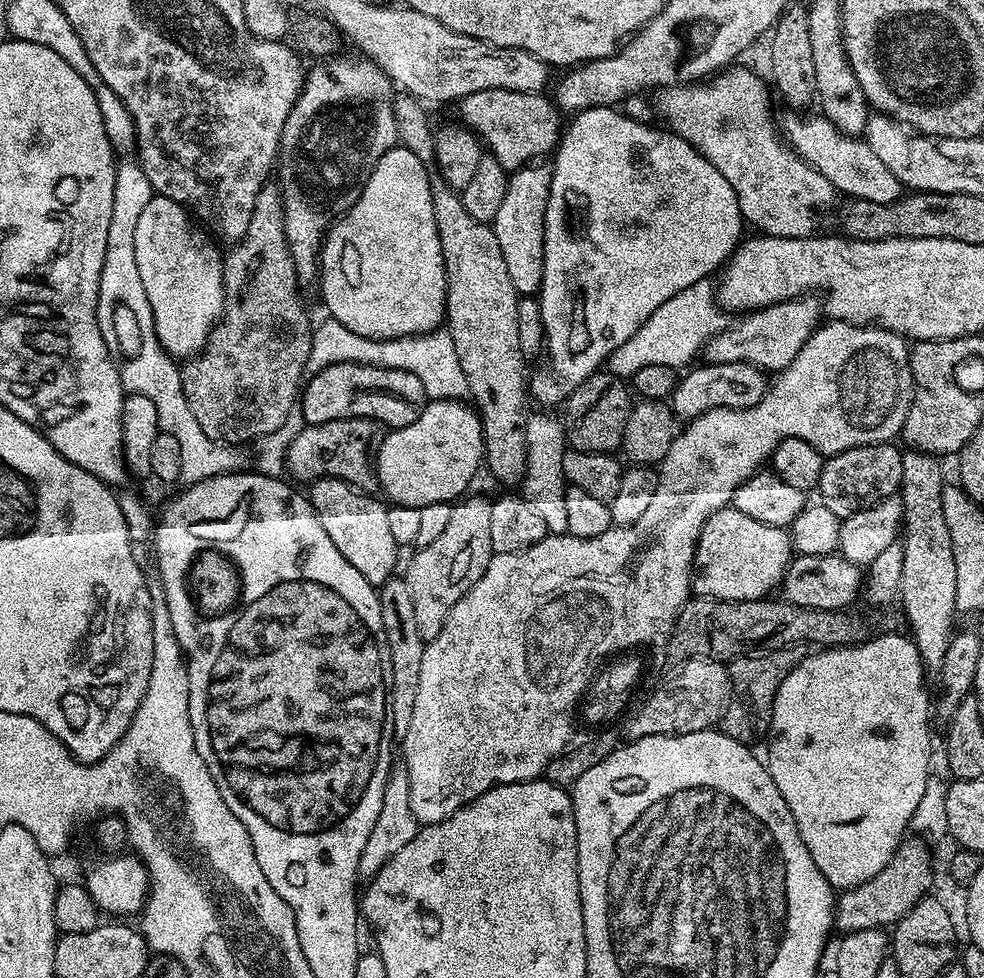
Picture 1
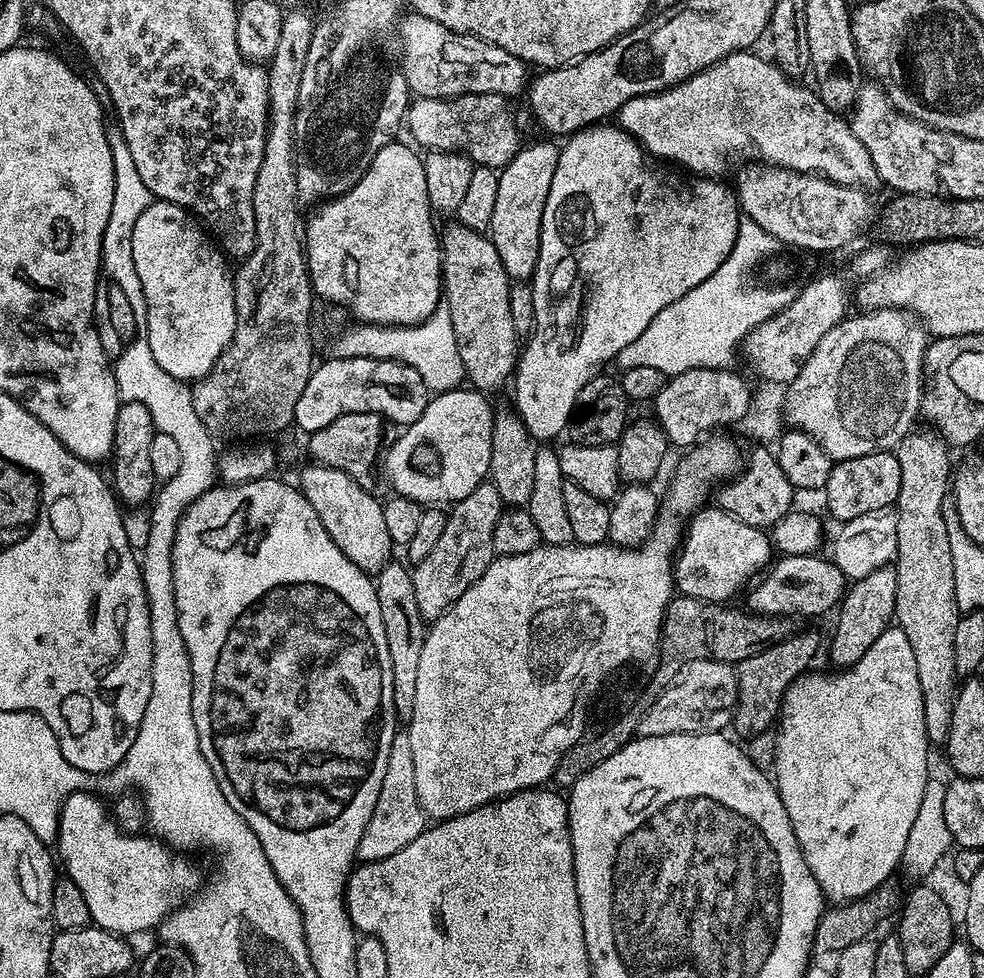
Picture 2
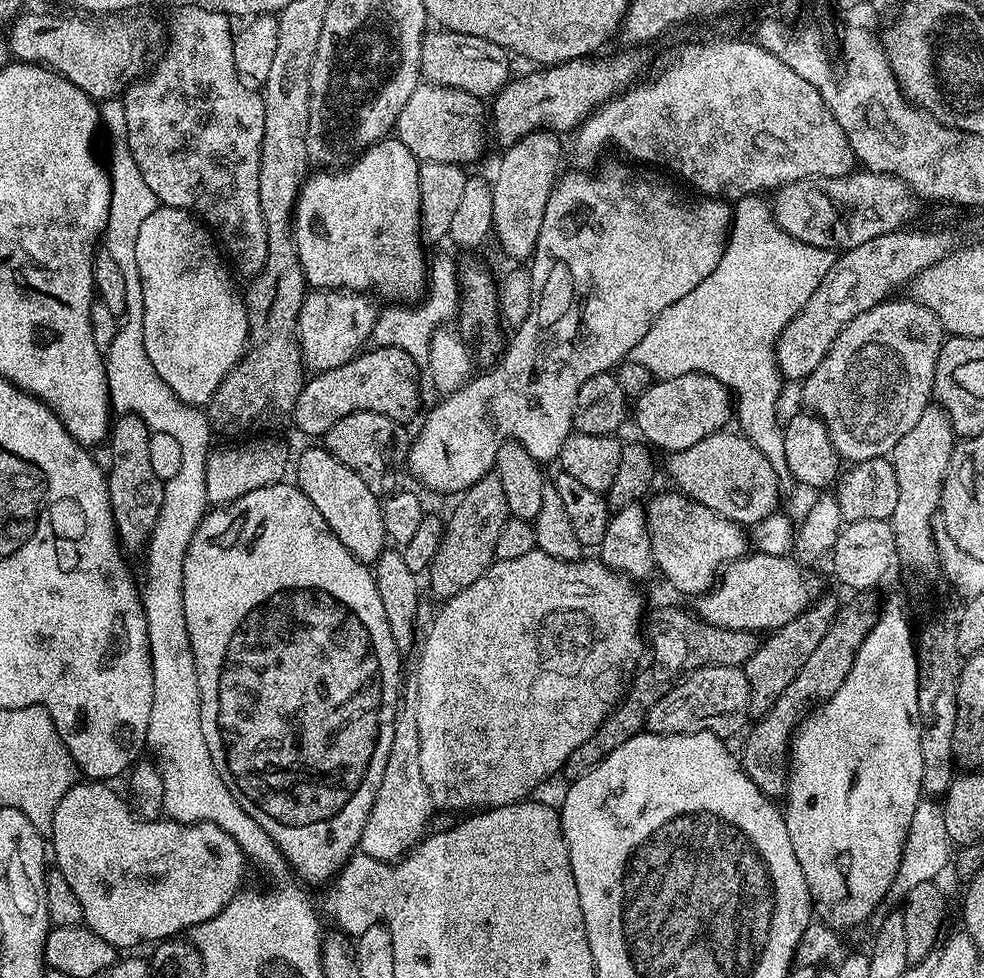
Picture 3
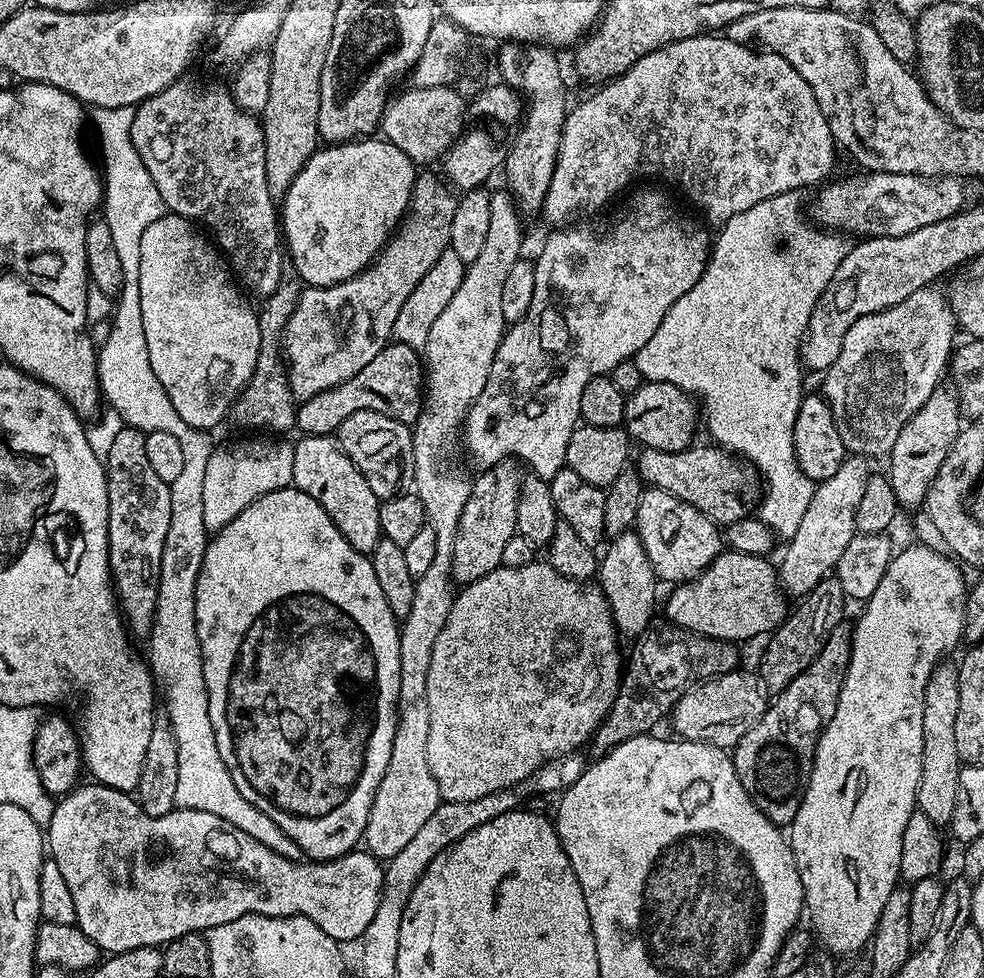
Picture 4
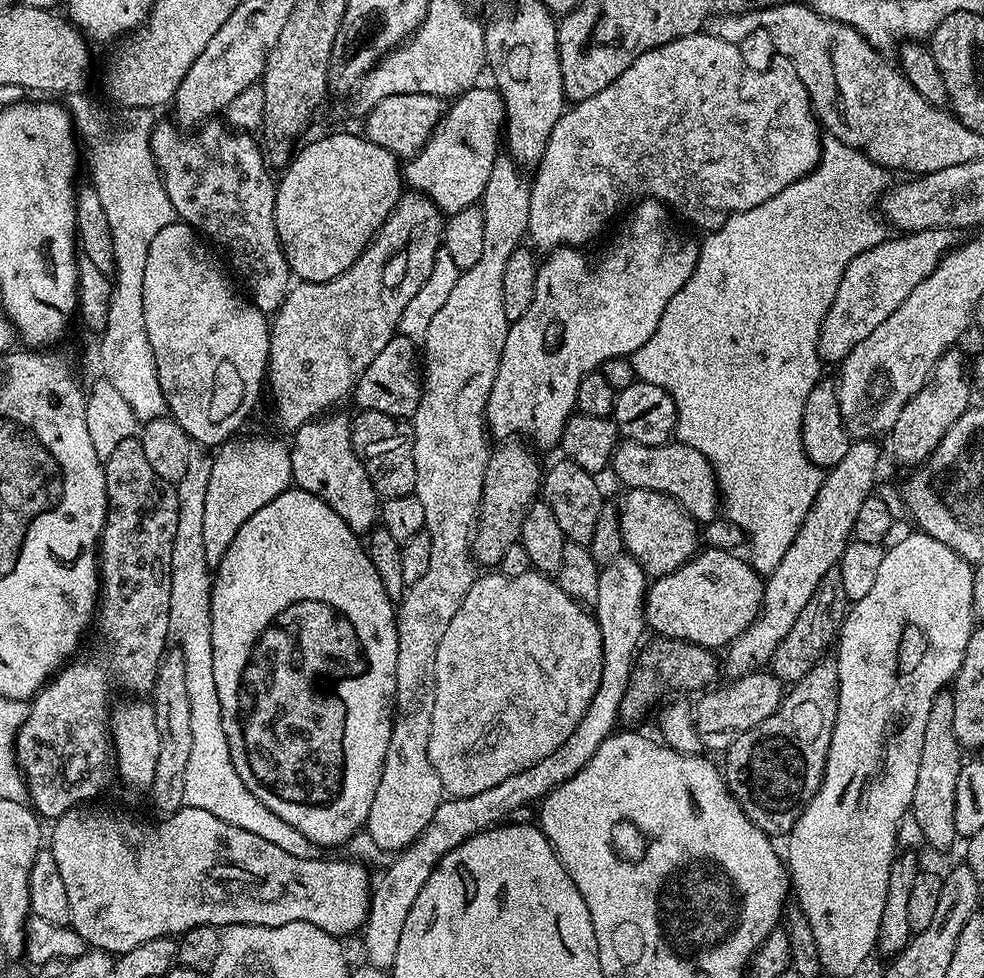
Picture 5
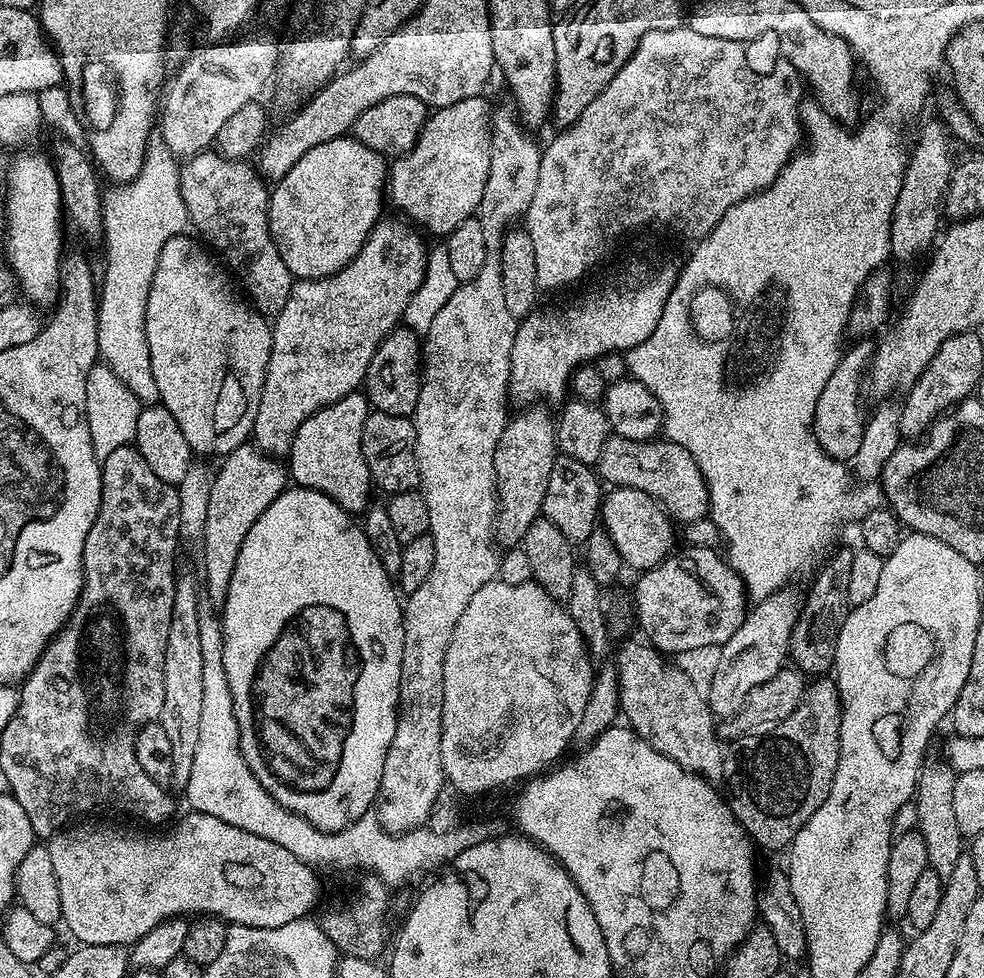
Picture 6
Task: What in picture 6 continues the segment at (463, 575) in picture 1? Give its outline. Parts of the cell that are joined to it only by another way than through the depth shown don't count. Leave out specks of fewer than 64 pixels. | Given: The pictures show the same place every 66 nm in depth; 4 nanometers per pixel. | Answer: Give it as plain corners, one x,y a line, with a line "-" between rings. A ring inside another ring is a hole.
528,406
511,417
502,430
502,438
494,450
494,474
496,475
496,535
501,549
517,547
523,541
526,530
541,519
546,498
546,482
550,482
550,470
558,455
556,446
556,420
544,406

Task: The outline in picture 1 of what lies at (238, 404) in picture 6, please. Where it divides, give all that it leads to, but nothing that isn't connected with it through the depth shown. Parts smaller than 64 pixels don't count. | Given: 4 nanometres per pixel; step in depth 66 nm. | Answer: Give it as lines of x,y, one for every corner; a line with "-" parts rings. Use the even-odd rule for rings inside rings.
153,195
152,201
147,204
142,210
142,215
138,218
138,226
134,226
134,262
138,262
138,274
142,278
142,290
146,302
152,311
154,318
154,330
158,342
163,346
164,351
173,358
191,358
200,349
203,348
204,343
208,341
208,335
212,333
212,329
216,327
218,321
225,315
226,301
224,299
224,262
222,259
222,252
216,249
217,241
193,217
190,215
187,208
183,204
174,202
165,196

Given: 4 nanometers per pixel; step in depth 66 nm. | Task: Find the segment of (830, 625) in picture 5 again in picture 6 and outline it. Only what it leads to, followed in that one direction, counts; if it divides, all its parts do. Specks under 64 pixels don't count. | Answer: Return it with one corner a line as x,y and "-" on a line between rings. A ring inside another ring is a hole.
851,547
840,548
820,568
816,581
812,584
808,596
803,597
800,616
790,638
788,655
797,672
816,678
833,671
836,662
836,643
838,634
848,616
850,605
850,569
854,563
854,551

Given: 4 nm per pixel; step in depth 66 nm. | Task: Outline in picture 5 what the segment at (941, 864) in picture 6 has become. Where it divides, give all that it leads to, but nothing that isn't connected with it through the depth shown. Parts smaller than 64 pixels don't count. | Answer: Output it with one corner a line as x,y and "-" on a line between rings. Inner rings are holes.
945,690
934,698
930,718
926,718
926,734
922,734
922,758
918,758
918,783
910,809
915,831
936,852
944,852
958,840
954,826
954,794
958,790
958,774
962,749
954,738
954,698

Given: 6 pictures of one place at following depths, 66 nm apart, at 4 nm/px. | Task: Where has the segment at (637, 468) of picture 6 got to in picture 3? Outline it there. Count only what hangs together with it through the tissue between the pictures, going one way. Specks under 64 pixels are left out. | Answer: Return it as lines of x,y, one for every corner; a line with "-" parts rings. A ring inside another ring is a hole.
721,430
702,438
702,442
694,442
690,450
673,452
667,457
668,476
673,480
675,487
683,495
687,496
693,504
710,506
718,514
722,514
728,520
733,520
741,526
751,526
762,522
762,518
772,515
781,507
780,505
780,480
781,473
768,459
762,450
758,450
756,444
750,443
748,437
739,431

